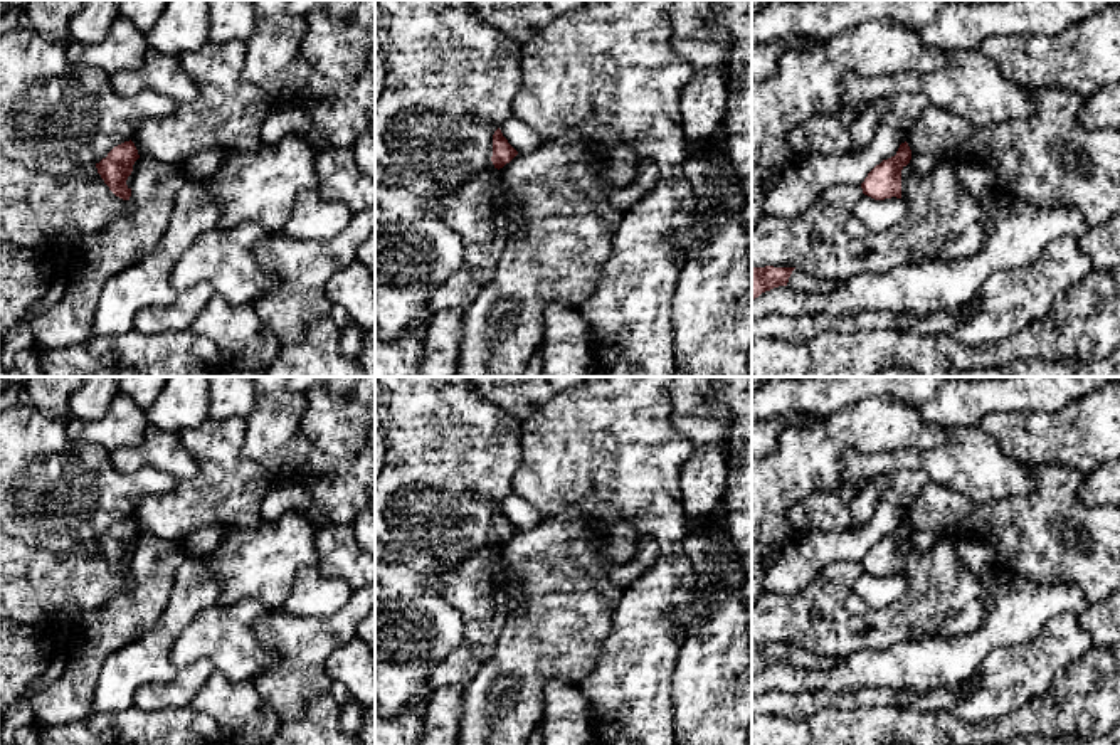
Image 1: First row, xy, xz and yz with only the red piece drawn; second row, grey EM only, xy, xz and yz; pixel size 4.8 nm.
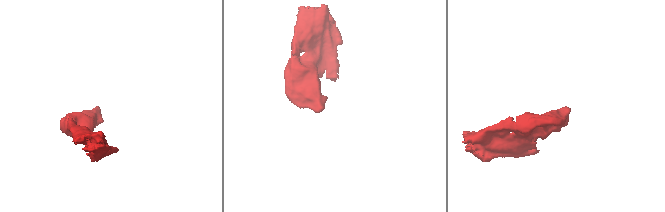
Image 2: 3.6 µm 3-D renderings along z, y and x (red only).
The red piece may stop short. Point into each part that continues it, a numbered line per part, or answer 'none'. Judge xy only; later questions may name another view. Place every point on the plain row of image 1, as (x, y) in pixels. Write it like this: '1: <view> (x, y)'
none

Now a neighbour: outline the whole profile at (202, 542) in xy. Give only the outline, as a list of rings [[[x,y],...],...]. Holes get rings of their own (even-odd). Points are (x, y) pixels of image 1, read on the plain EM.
[[[210,525],[207,528],[197,528],[190,531],[182,545],[188,557],[207,558],[210,557],[219,545],[224,542],[224,526]]]

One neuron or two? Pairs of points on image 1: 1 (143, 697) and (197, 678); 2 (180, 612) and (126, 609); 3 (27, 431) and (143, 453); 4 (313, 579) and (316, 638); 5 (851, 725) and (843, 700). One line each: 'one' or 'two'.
1: one
2: two
3: two
4: two
5: two

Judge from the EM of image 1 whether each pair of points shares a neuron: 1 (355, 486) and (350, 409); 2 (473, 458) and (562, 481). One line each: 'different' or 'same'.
1: same
2: different

